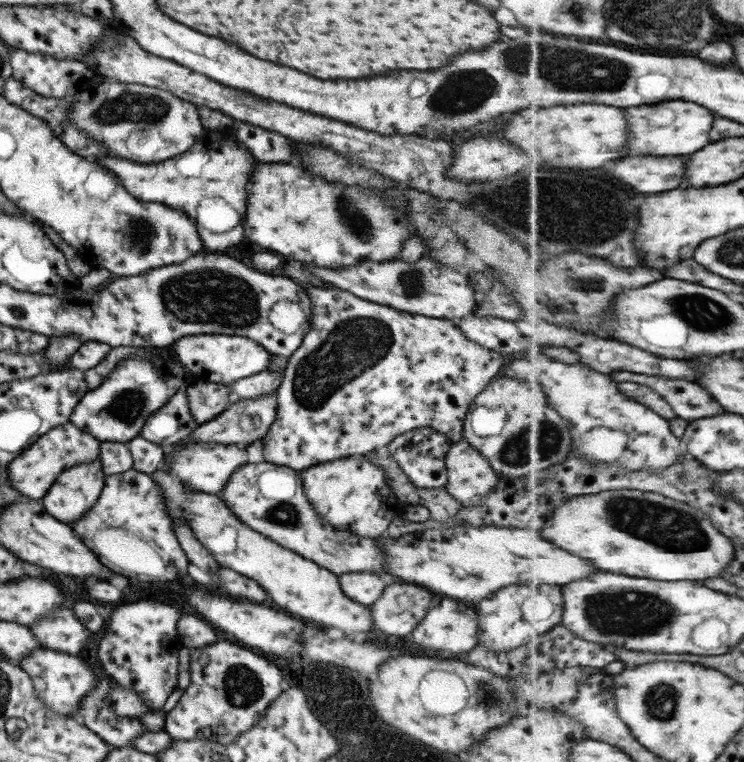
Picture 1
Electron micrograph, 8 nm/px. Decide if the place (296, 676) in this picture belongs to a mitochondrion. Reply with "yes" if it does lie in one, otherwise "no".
no

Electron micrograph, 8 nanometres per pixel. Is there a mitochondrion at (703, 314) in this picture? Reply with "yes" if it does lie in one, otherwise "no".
yes

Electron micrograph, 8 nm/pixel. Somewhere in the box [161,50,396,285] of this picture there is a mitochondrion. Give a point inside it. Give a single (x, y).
(358, 223)

